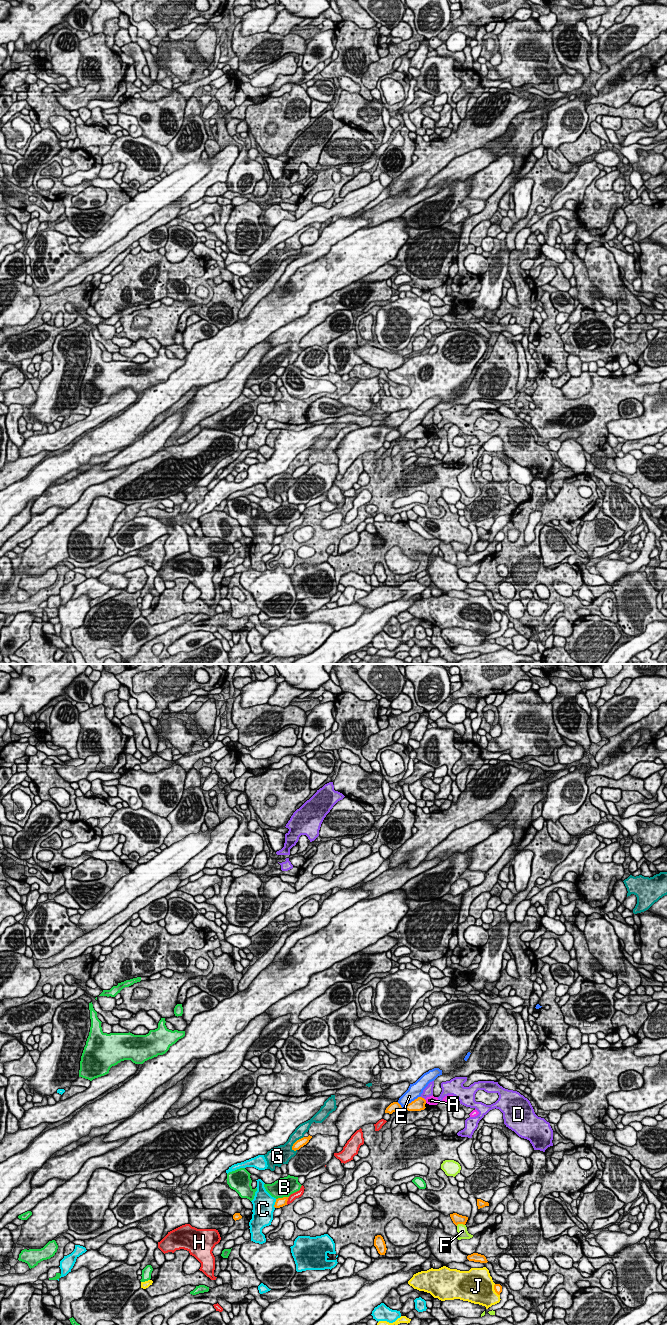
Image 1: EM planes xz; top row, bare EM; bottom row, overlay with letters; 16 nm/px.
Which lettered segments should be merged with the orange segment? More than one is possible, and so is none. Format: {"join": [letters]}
{"join": []}

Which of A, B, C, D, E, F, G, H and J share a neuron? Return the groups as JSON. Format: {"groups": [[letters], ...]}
{"groups": [["A"], ["B", "F"], ["C"], ["D"], ["E"], ["G"], ["H"], ["J"]]}

